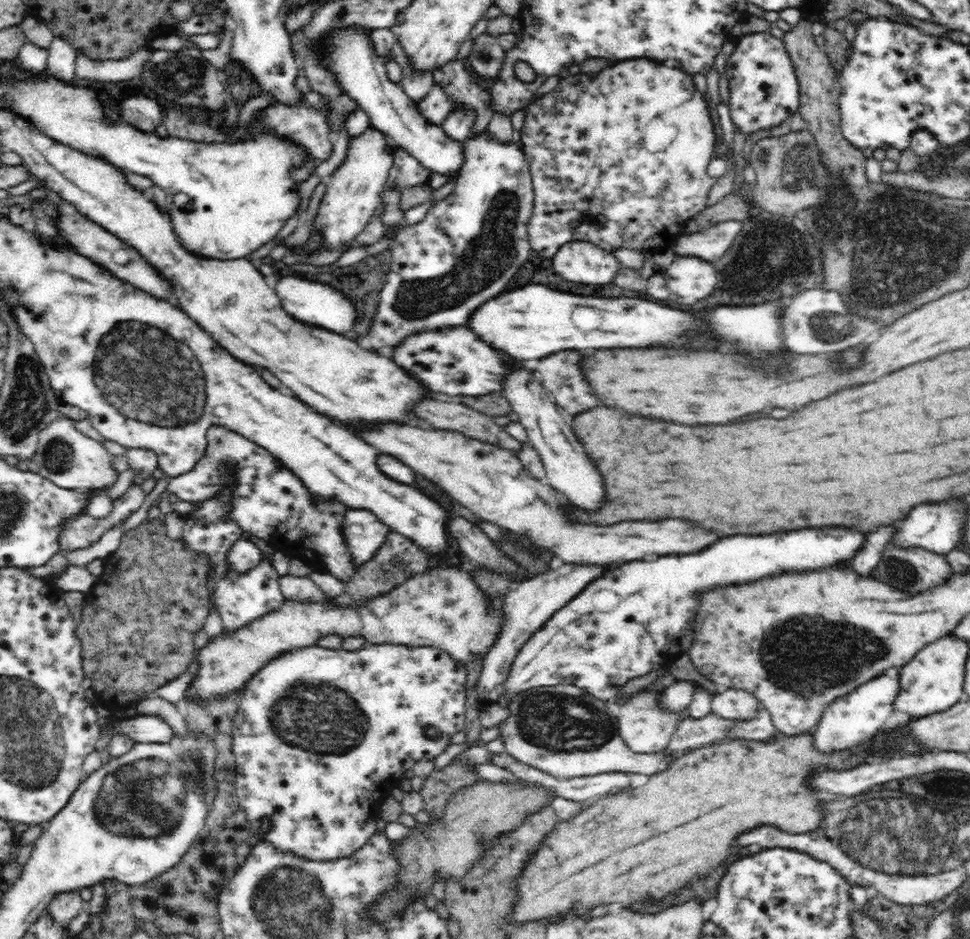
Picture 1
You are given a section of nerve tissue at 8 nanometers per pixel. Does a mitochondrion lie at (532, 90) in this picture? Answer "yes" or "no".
no

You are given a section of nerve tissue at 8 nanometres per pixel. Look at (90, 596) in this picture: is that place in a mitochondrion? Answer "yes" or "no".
no

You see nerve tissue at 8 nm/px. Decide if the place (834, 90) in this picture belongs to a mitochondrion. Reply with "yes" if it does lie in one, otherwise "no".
no

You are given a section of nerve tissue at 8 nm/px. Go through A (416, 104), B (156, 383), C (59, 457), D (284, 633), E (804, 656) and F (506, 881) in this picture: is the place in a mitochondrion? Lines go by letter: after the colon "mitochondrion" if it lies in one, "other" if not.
A: other
B: mitochondrion
C: mitochondrion
D: other
E: mitochondrion
F: mitochondrion

